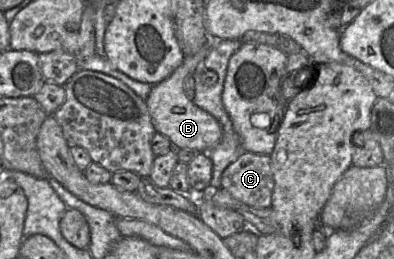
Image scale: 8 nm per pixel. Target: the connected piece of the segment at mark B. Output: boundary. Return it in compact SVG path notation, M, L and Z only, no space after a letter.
M212 39L203 48L201 48L197 53L189 56L185 56L182 64L177 67L171 75L158 84L153 85L150 94L146 98L145 102L149 110L149 114L156 132L159 132L166 136L172 143L175 149L192 149L199 152L208 152L214 146L216 146L222 137L222 128L220 123L215 117L213 117L208 112L197 107L192 100L190 100L184 92L184 79L191 75L194 70L200 66L203 66L203 61L207 57L212 44L217 40L222 39Z

